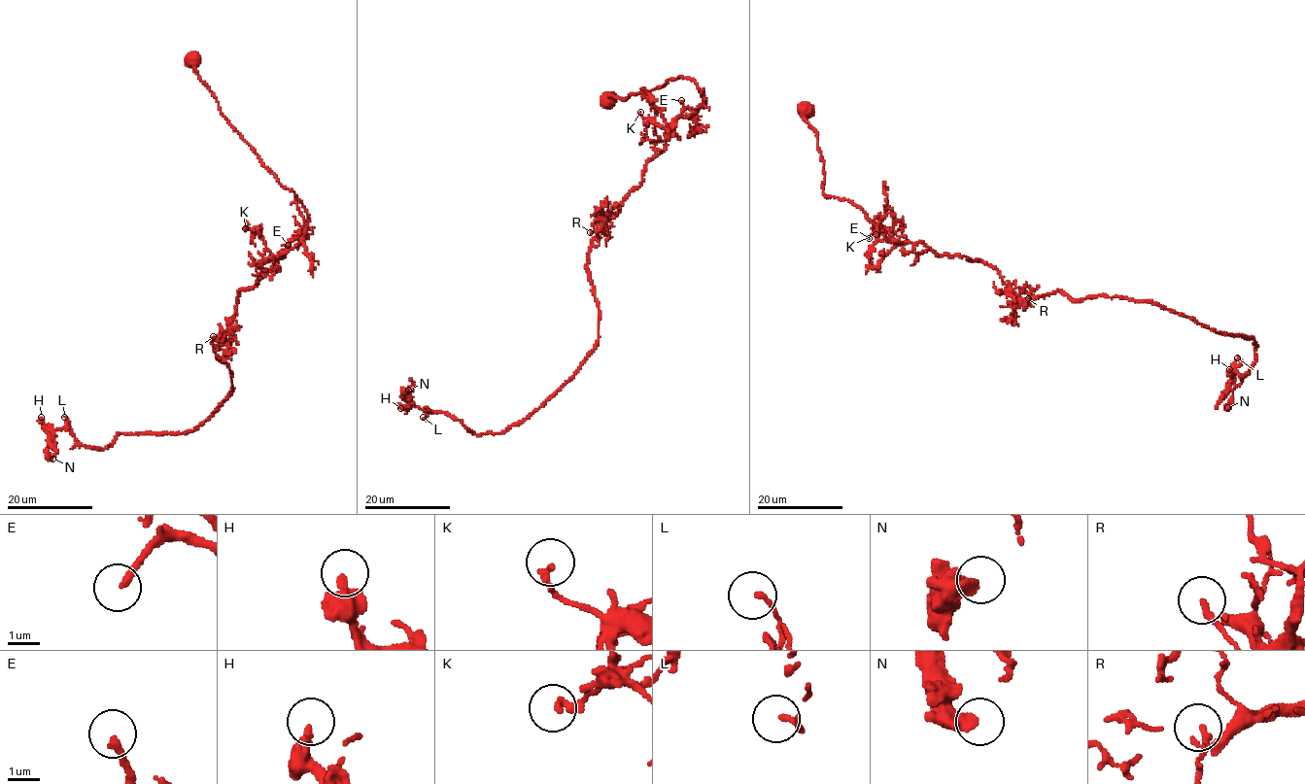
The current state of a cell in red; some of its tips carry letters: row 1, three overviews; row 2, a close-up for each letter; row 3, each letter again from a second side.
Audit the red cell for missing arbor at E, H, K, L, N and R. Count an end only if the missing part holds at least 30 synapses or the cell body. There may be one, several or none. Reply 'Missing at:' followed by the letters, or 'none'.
Missing at: E

